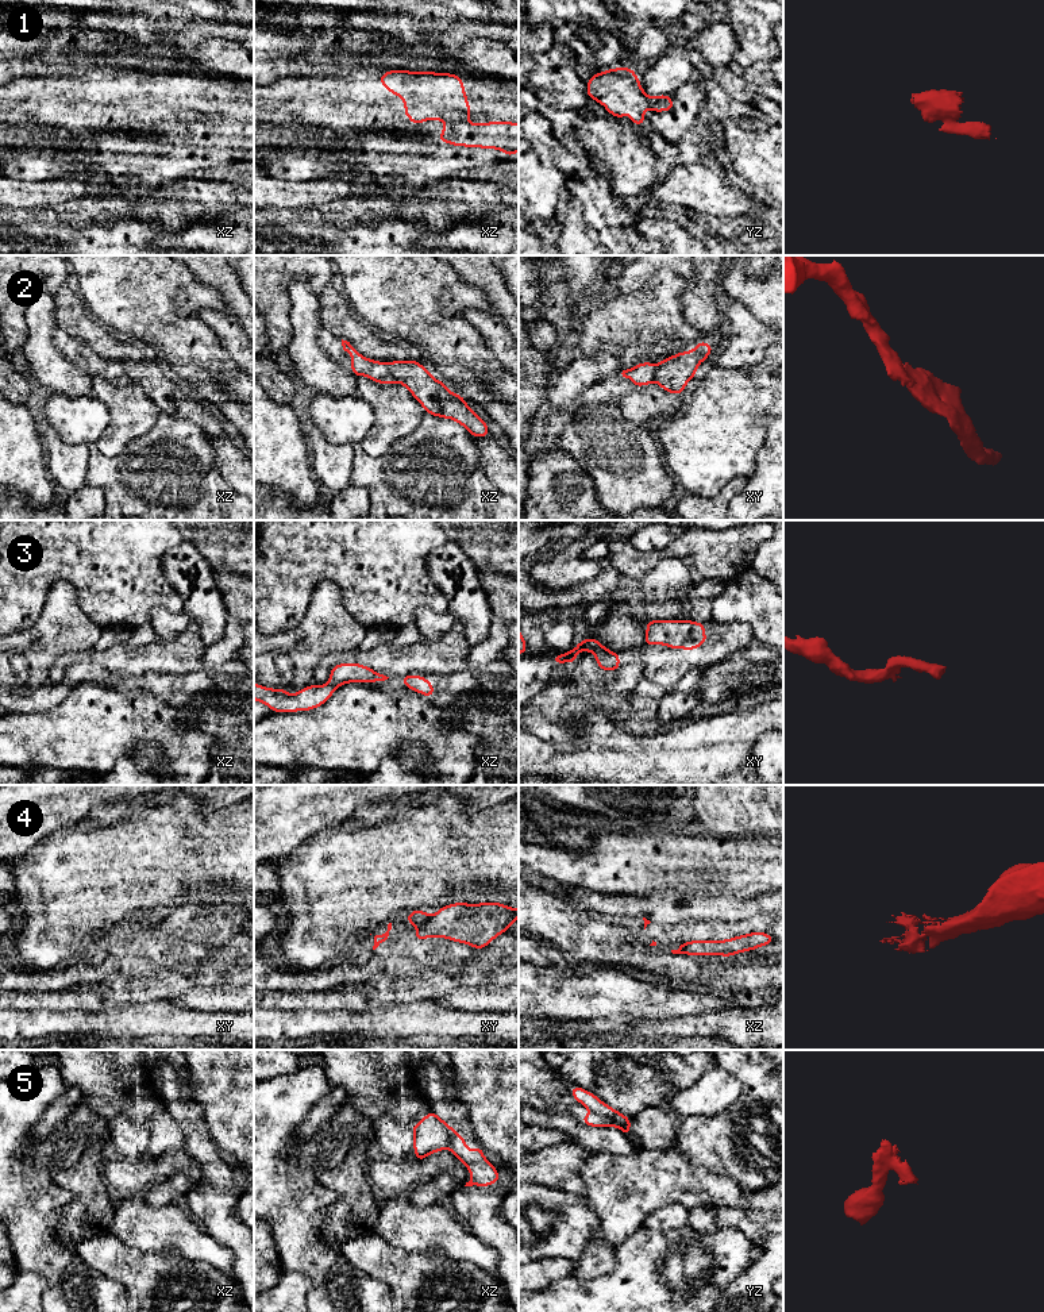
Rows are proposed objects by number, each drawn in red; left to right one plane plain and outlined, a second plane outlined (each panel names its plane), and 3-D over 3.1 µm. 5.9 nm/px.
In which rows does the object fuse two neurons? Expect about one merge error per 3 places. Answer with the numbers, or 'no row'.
2, 5

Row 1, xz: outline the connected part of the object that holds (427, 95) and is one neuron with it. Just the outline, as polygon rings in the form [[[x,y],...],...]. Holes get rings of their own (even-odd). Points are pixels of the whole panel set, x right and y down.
[[[386,70],[378,77],[378,82],[385,85],[386,92],[401,97],[405,109],[404,115],[411,119],[412,124],[420,124],[425,120],[444,122],[443,132],[436,139],[450,143],[451,146],[497,149],[512,157],[519,151],[519,124],[513,122],[489,122],[489,123],[466,123],[471,118],[470,104],[463,88],[463,80],[459,74],[435,73],[435,72],[409,72],[409,70]]]

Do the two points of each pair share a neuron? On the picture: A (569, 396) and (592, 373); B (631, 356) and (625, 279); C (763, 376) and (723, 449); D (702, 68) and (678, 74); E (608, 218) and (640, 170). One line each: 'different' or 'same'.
A: same
B: different
C: same
D: same
E: different

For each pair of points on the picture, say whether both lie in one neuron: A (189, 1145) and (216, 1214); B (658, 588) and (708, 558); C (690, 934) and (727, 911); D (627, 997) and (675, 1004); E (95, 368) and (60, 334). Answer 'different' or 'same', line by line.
A: same
B: different
C: different
D: same
E: same

